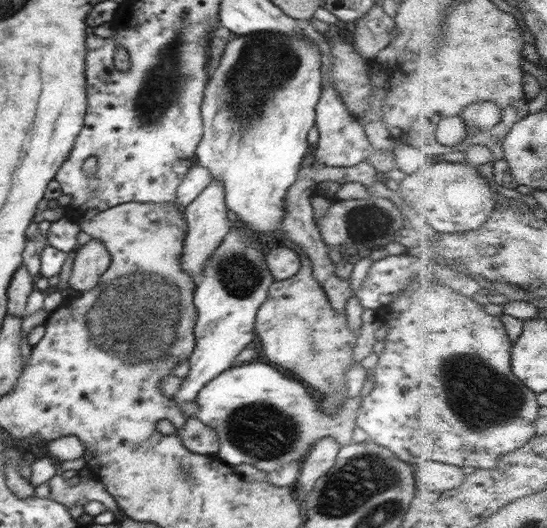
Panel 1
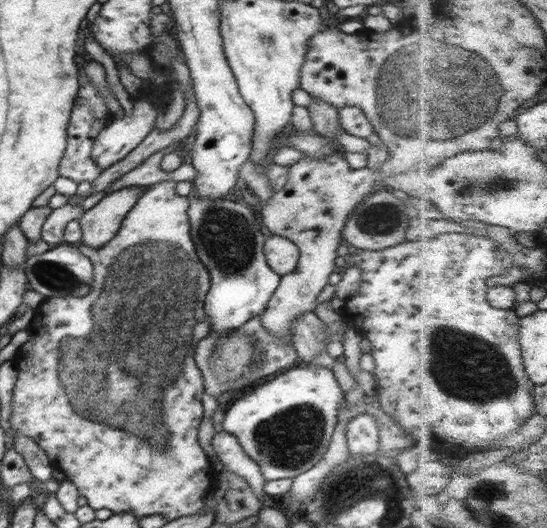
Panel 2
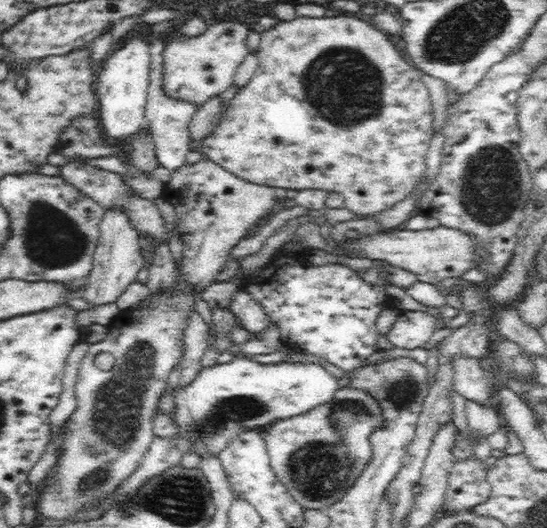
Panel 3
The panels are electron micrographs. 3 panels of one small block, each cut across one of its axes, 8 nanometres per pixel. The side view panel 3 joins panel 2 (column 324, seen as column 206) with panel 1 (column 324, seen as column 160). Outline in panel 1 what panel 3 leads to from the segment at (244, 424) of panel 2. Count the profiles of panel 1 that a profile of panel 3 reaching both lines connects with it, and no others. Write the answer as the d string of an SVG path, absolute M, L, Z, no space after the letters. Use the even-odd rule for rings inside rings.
M252 362L244 366L232 366L206 383L194 400L199 409L194 417L211 426L218 435L220 443L217 455L226 464L252 464L258 470L272 472L291 462L300 463L311 448L321 439L330 434L333 417L326 414L320 405L320 398L304 382L290 374L282 374L276 368Z

